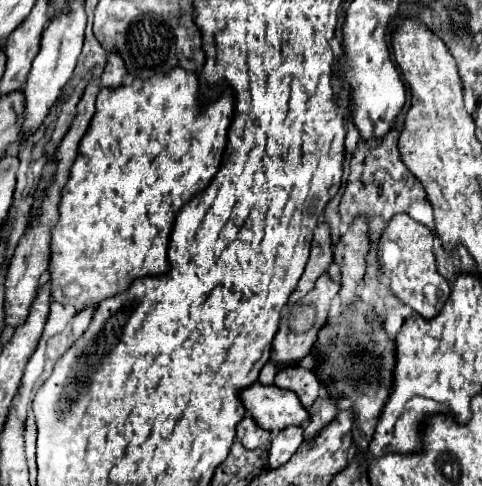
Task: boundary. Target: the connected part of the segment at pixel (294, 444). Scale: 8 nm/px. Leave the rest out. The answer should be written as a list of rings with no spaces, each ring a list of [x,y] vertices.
[[[292,426],[292,428],[280,430],[278,436],[270,444],[270,466],[278,468],[278,466],[286,464],[292,458],[292,454],[300,448],[302,440],[304,440],[302,426]]]

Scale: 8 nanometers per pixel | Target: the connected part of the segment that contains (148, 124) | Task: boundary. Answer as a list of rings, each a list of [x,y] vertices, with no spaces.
[[[172,68],[170,72],[164,74],[156,74],[150,80],[136,80],[132,86],[118,86],[114,90],[110,88],[102,88],[96,100],[96,114],[88,126],[88,132],[84,134],[80,148],[78,148],[78,156],[76,156],[76,164],[72,164],[72,172],[68,178],[68,184],[64,186],[62,198],[60,198],[60,220],[56,224],[56,228],[52,230],[52,252],[50,252],[50,262],[48,262],[48,270],[50,270],[50,284],[52,284],[52,300],[60,302],[64,306],[74,306],[76,310],[84,310],[84,308],[96,308],[104,298],[116,296],[120,292],[124,292],[126,288],[130,288],[130,284],[136,278],[144,278],[144,276],[158,276],[158,274],[166,274],[168,272],[168,236],[172,232],[176,214],[180,212],[180,208],[192,200],[192,196],[198,196],[204,186],[210,184],[210,180],[214,178],[214,174],[220,170],[222,164],[222,156],[224,156],[224,148],[226,148],[226,132],[228,126],[232,122],[234,116],[234,104],[232,104],[232,96],[226,92],[222,94],[214,104],[206,104],[204,108],[200,106],[198,100],[198,76],[194,72],[184,72],[184,68]]]

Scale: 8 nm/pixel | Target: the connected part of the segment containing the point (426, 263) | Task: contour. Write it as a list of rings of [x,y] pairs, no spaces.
[[[400,214],[388,222],[378,244],[380,270],[390,280],[390,290],[400,302],[408,304],[424,318],[434,318],[450,296],[450,286],[446,278],[440,276],[436,270],[432,242],[434,238],[424,224],[412,220],[408,214]]]

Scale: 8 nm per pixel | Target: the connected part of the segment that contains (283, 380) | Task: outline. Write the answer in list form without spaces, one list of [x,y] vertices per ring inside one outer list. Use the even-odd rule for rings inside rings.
[[[286,366],[286,368],[278,370],[274,384],[278,388],[296,392],[296,396],[300,398],[304,408],[310,408],[314,404],[316,396],[320,396],[320,382],[318,382],[316,374],[306,368],[300,368],[300,366]]]

